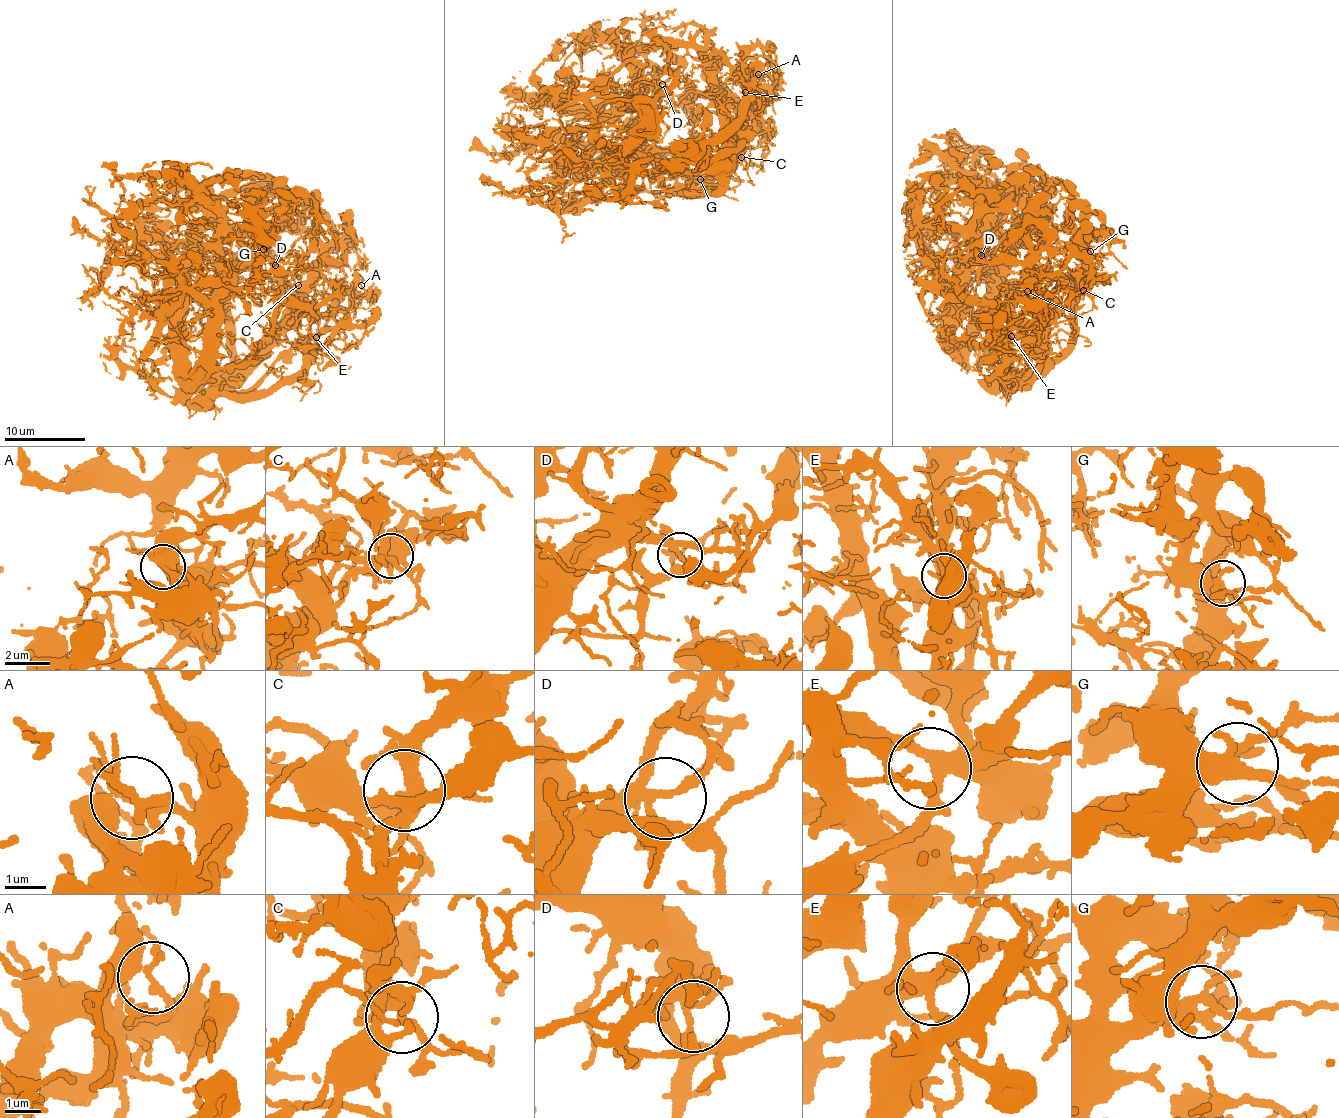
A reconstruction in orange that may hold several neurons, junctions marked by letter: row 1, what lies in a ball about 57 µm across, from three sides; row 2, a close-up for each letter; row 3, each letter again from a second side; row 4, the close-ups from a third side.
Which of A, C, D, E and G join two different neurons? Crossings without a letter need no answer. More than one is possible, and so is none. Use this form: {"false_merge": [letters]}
{"false_merge": []}

